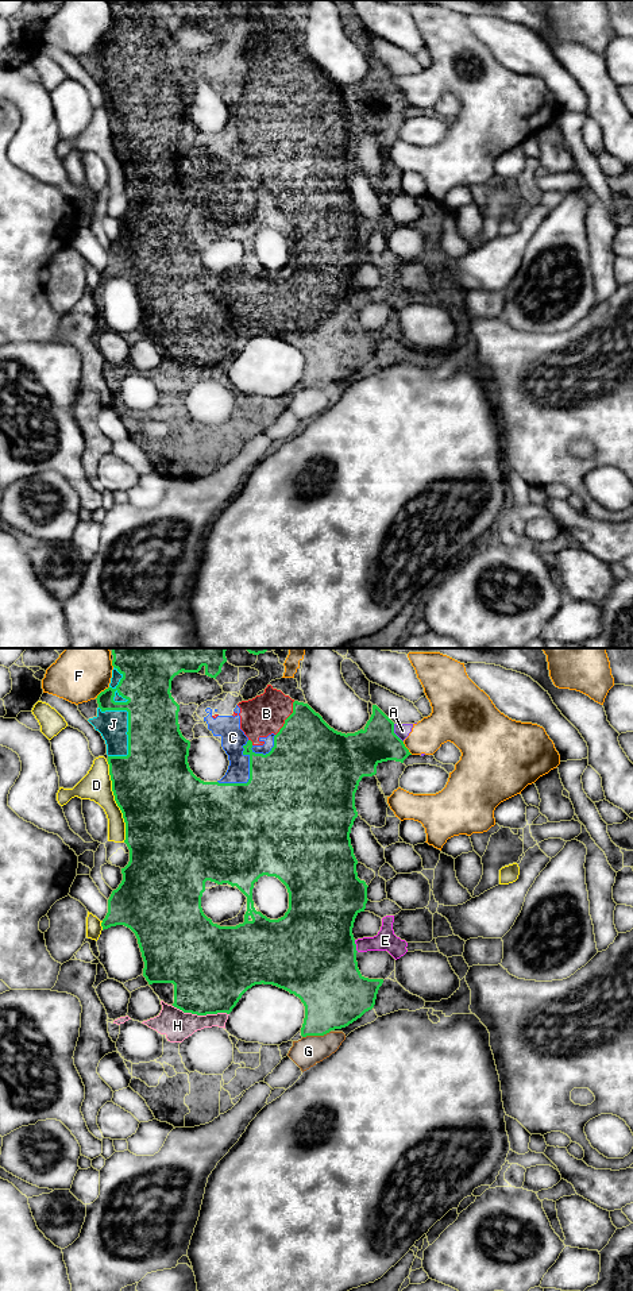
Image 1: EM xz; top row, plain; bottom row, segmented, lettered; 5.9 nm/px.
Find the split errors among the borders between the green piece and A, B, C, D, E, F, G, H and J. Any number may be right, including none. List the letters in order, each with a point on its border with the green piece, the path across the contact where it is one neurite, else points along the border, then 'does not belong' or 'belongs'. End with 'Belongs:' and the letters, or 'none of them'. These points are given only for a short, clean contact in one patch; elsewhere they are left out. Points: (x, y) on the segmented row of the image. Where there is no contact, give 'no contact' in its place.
A: xz (394, 733) | along xz (393, 724), (393, 732), (402, 742) | does not belong
B: xz (286, 719) | belongs
C: xz (250, 774) | belongs
D: xz (116, 802) | does not belong
E: xz (355, 945) | belongs
F: xz (101, 692) | does not belong
G: xz (316, 1035) | does not belong
H: xz (201, 1014) | belongs
J: xz (128, 720) | belongs
Belongs: B, C, E, H, J

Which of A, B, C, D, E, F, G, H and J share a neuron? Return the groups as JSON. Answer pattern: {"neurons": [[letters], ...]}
{"neurons": [["A", "F"], ["B", "C", "E", "H", "J"], ["D"], ["G"]]}

